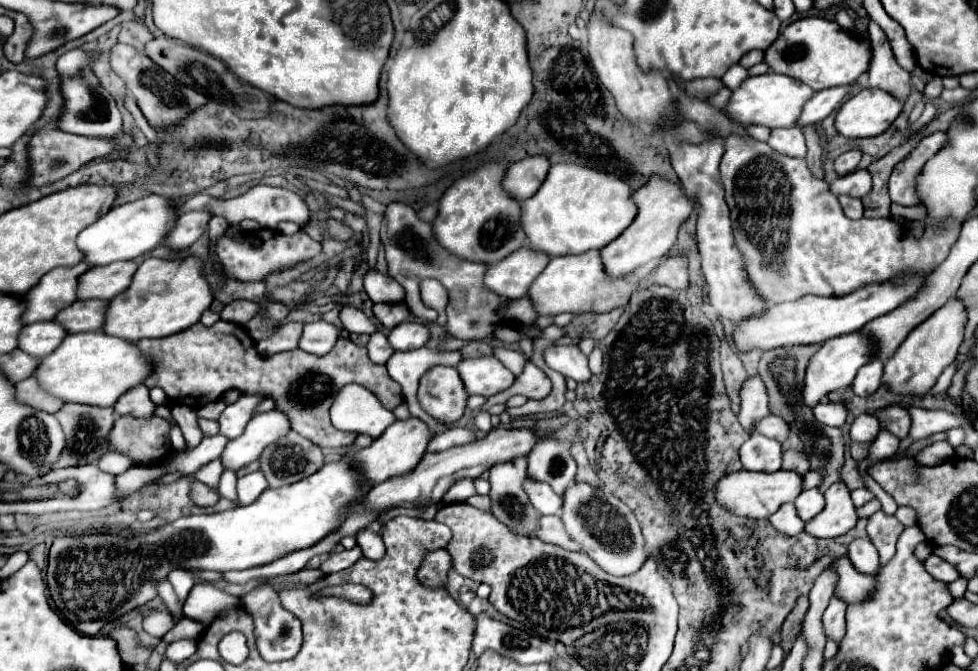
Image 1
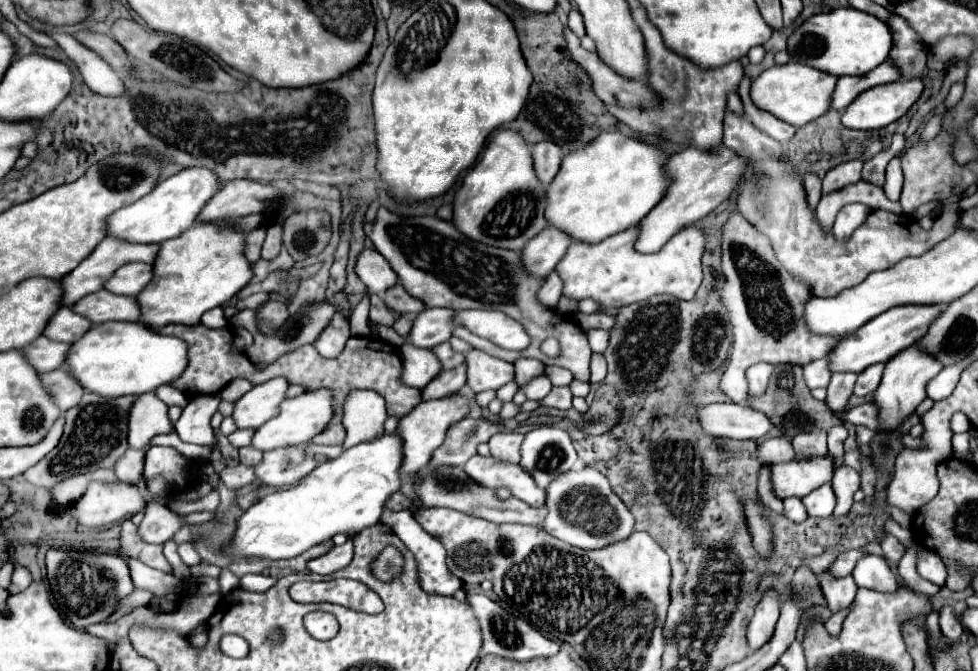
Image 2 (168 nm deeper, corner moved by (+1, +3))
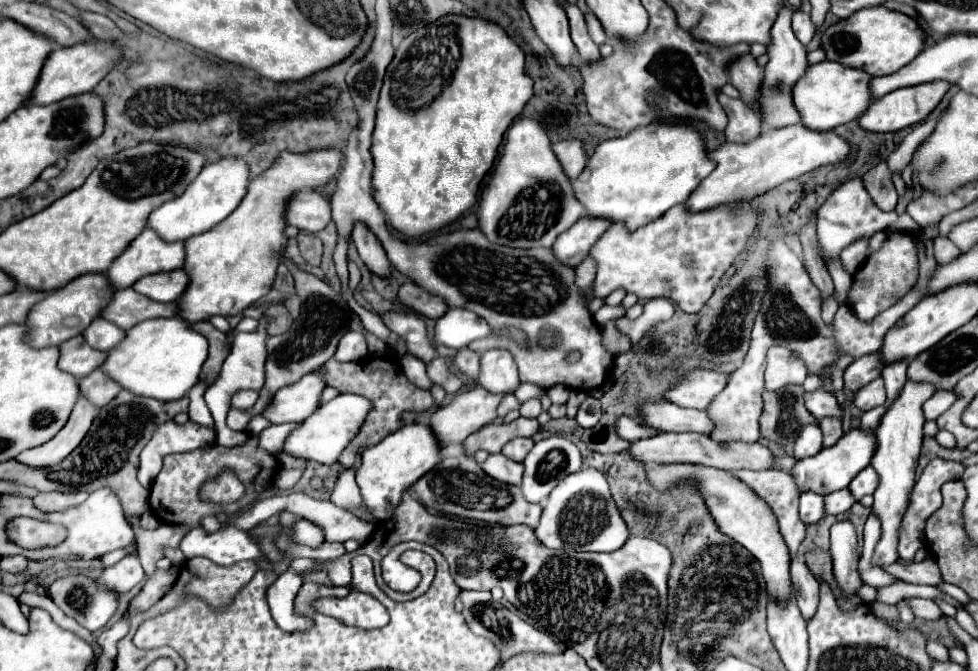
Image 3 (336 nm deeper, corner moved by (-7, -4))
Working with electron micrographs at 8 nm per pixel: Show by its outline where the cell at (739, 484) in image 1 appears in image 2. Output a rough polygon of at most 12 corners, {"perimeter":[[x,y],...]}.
{"perimeter":[[824,457],[770,467],[778,499],[804,497],[832,479]]}

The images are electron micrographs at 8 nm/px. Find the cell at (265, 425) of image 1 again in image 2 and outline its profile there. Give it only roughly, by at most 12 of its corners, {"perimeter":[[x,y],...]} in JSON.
{"perimeter":[[330,391],[286,399],[252,437],[258,451],[298,445],[332,419]]}

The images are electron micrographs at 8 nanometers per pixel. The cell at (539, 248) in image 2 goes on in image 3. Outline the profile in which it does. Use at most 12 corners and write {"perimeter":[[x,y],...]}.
{"perimeter":[[582,216],[552,250],[578,266],[610,220]]}

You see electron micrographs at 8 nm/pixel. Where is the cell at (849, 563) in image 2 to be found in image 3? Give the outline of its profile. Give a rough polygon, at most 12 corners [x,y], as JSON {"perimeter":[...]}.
{"perimeter":[[906,382],[876,428],[882,524],[872,564],[898,562],[898,532],[934,386]]}

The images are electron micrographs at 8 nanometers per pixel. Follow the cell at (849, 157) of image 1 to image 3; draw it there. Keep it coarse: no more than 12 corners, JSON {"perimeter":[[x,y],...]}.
{"perimeter":[[860,178],[818,210],[824,264],[860,238],[888,228],[912,234],[904,212],[882,212]]}

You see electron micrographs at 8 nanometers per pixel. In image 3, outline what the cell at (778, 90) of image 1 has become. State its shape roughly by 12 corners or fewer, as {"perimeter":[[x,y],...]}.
{"perimeter":[[832,60],[794,86],[802,124],[832,130],[872,102],[872,76]]}

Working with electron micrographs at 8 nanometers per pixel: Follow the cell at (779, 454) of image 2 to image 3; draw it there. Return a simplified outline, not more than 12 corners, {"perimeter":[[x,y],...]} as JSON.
{"perimeter":[[820,424],[804,426],[794,446],[796,460],[822,450]]}

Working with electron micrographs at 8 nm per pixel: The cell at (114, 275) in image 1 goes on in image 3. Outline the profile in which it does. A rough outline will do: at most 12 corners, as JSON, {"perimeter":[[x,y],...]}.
{"perimeter":[[186,270],[148,274],[134,290],[174,302],[190,278]]}

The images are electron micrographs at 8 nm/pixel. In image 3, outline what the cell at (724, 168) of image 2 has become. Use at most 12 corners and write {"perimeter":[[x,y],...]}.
{"perimeter":[[804,124],[710,154],[694,212],[752,200],[844,162],[850,144]]}

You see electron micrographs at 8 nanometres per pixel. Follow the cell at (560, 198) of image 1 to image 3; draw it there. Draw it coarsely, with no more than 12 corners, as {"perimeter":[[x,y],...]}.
{"perimeter":[[690,124],[602,142],[572,180],[586,214],[636,230],[716,168]]}

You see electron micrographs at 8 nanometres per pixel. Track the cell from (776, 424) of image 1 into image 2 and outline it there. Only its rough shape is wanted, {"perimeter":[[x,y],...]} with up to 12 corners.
{"perimeter":[[742,403],[698,409],[702,429],[730,439],[762,439],[774,423]]}

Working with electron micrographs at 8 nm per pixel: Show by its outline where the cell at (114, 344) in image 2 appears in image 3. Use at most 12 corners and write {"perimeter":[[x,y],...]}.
{"perimeter":[[184,318],[130,328],[102,370],[170,402],[200,380],[208,340]]}

